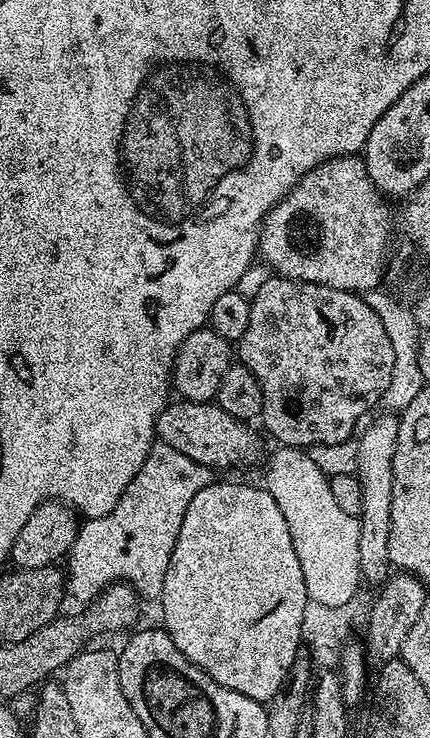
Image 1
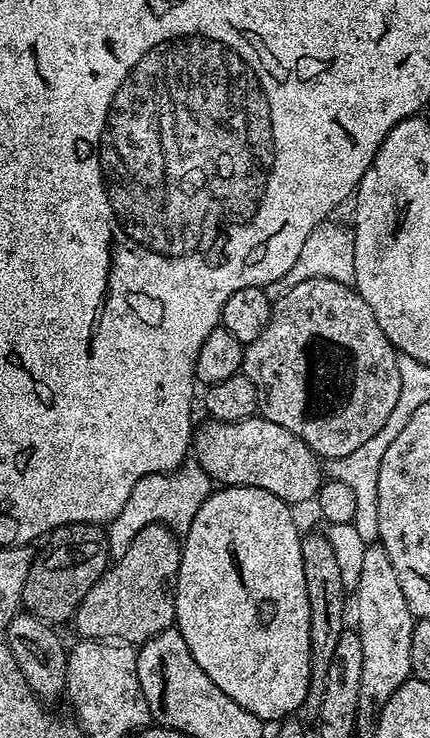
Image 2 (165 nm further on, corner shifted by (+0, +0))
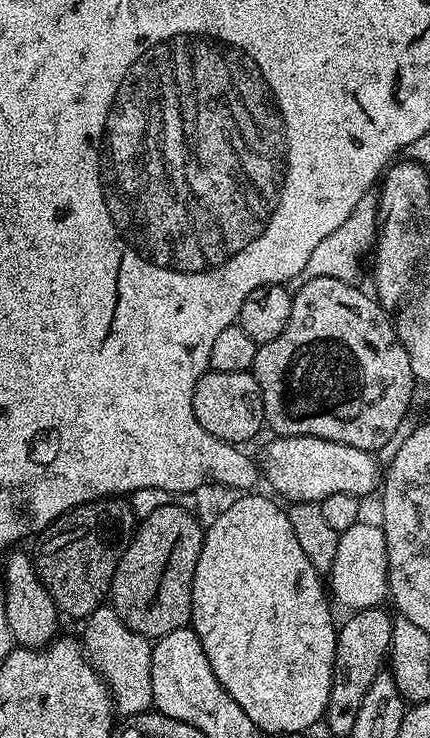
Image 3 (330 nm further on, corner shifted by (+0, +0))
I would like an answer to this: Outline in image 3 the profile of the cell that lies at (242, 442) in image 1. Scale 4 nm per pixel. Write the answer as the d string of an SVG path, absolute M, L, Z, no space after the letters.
M276 436L264 452L262 476L268 479L277 497L285 496L285 501L319 504L321 500L330 498L330 494L367 498L372 491L375 493L382 480L382 464L373 453L342 442L313 436Z

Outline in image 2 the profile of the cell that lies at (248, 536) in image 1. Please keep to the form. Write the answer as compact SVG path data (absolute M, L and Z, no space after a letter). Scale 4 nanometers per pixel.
M220 486L209 492L208 496L198 506L198 512L190 522L187 532L183 533L180 545L180 565L176 575L174 594L174 610L176 611L176 631L186 638L186 647L190 649L190 654L194 654L194 662L202 666L206 678L222 690L242 710L250 710L259 720L265 722L279 722L293 714L299 713L307 691L311 684L311 656L310 656L310 603L306 598L306 574L304 573L304 563L302 562L302 546L300 537L302 528L296 525L296 520L292 517L293 509L282 498L274 498L270 490L258 490L250 486Z

